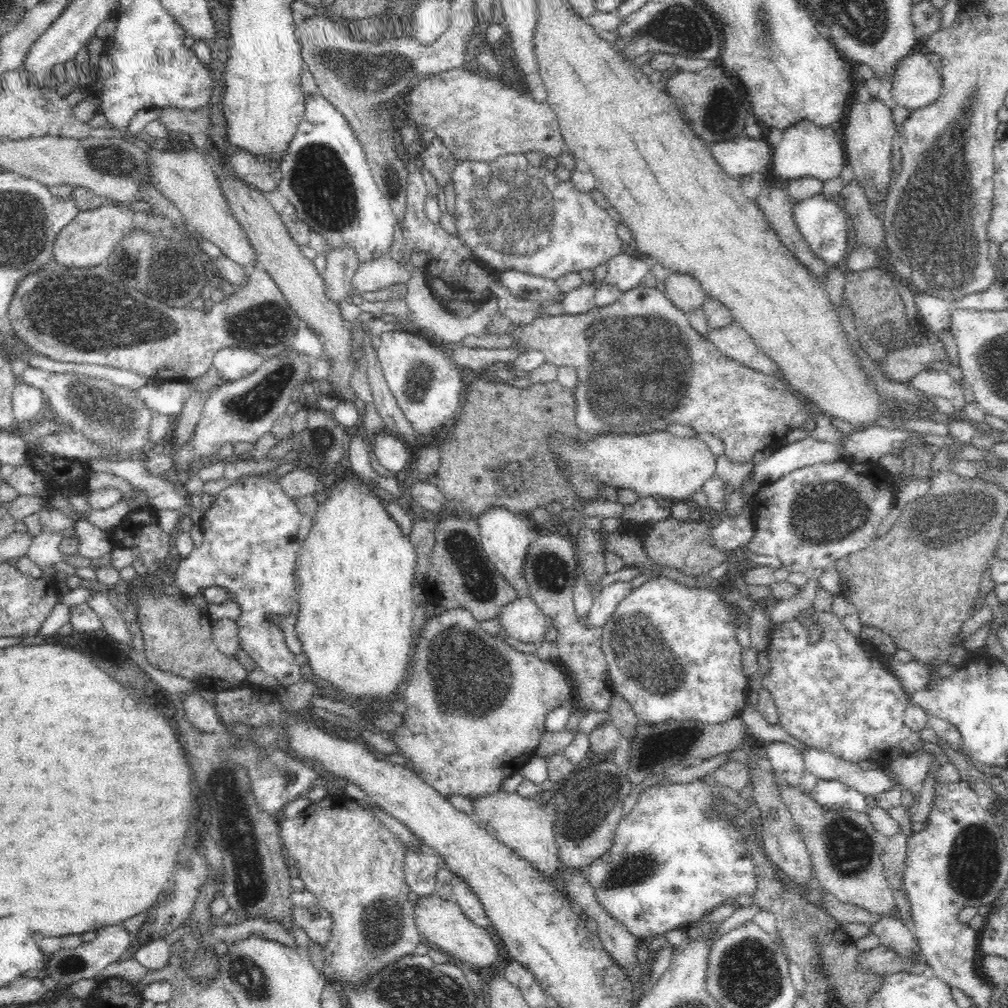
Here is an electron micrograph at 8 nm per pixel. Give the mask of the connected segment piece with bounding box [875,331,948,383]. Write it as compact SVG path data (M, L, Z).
M928 331L917 345L905 348L893 348L887 351L884 361L875 361L880 371L894 382L910 382L916 374L927 370L931 364L948 363L948 354L944 343L936 333Z

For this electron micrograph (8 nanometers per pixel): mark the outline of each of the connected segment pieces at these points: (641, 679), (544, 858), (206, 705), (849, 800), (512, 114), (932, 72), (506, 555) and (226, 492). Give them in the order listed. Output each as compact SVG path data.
M656 575L653 579L646 581L642 585L634 588L618 606L614 614L609 617L608 622L603 626L603 635L601 636L602 649L607 660L609 675L613 682L614 692L620 693L626 702L634 709L640 722L658 724L665 720L691 720L700 721L706 724L720 724L730 718L734 718L741 713L741 710L747 705L747 694L750 691L748 677L744 674L742 665L743 649L740 643L736 641L736 627L728 615L728 611L722 606L716 591L710 589L700 589L697 587L686 587L676 581L666 577Z
M502 788L495 793L470 799L474 807L471 816L480 828L487 830L498 842L509 847L519 858L530 862L547 877L559 870L559 847L544 805L541 806L532 798L518 796L517 792L506 792Z
M190 693L182 702L186 718L194 728L210 733L220 731L221 721L217 717L215 708L204 697L198 693Z
M818 779L810 793L811 797L824 807L824 810L849 808L864 813L869 810L865 795L839 780Z
M471 66L424 75L411 85L405 95L409 122L416 124L420 130L432 130L457 161L492 162L506 154L526 152L544 152L558 160L561 153L568 152L556 113L547 102L540 103L528 94L520 94L518 90L508 88L502 82Z
M913 52L897 62L889 81L894 102L912 111L930 106L943 84L938 63L931 56Z
M490 508L482 512L475 522L481 536L482 548L491 566L495 566L504 580L513 585L515 580L523 577L523 566L528 546L534 540L535 533L530 530L528 523L524 522L521 514L516 514L506 508Z
M271 472L261 475L244 474L215 496L214 504L198 521L203 532L203 542L194 547L188 558L181 559L175 573L175 582L186 595L194 596L198 590L209 586L220 586L232 593L232 601L236 601L242 609L236 622L240 625L238 639L241 648L247 651L261 670L287 687L300 680L301 668L294 660L294 653L288 649L281 627L272 624L270 618L287 615L297 601L296 558L304 540L310 534L314 520L299 512L295 502L284 493L276 478Z

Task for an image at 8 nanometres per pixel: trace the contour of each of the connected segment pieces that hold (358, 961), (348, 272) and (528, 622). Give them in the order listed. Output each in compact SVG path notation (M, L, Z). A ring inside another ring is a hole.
M345 794L326 796L312 802L295 817L281 818L279 836L286 851L286 859L294 860L300 870L299 879L304 883L305 890L318 898L334 920L330 942L322 948L330 982L342 980L351 988L358 988L371 974L404 955L412 955L420 944L421 935L415 924L414 907L408 901L410 888L405 880L408 846L400 842L400 838L371 811Z
M351 246L330 248L326 255L327 265L323 272L325 295L338 304L351 296L353 276L359 266L355 250Z
M528 595L518 596L502 608L498 616L510 638L539 645L545 638L546 616Z

